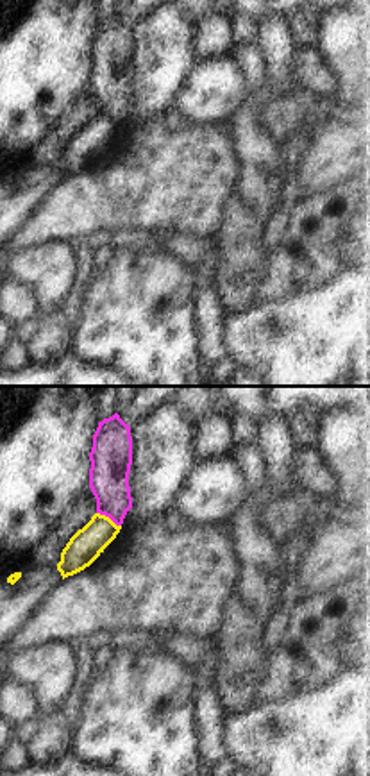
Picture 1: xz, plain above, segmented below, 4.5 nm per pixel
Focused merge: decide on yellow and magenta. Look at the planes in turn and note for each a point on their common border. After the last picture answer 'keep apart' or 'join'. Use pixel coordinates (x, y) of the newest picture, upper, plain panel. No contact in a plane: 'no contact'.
meets yellow at (108, 117)

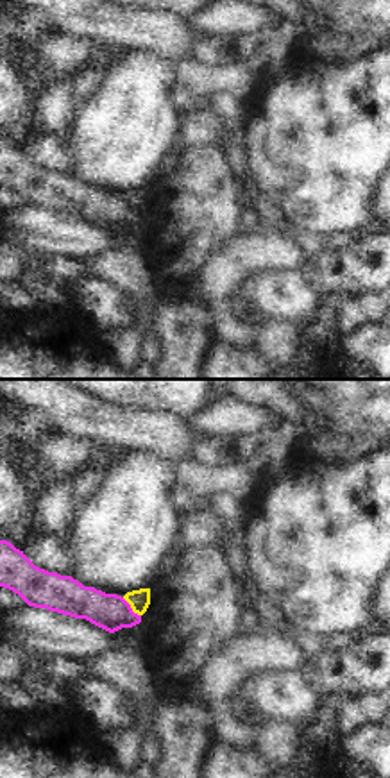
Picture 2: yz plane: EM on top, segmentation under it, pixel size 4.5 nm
meets yellow at (131, 206)

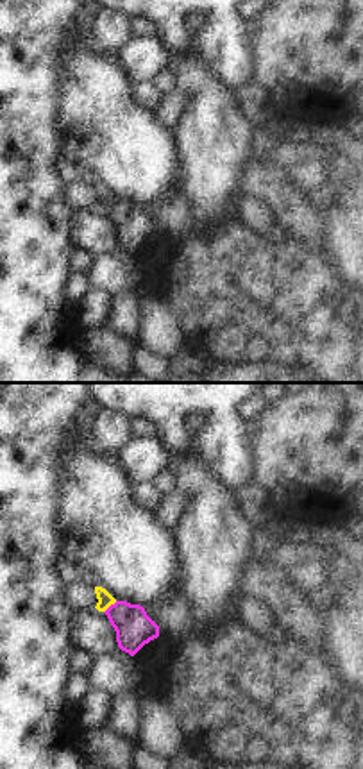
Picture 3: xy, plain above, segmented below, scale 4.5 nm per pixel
meets yellow at (109, 204)

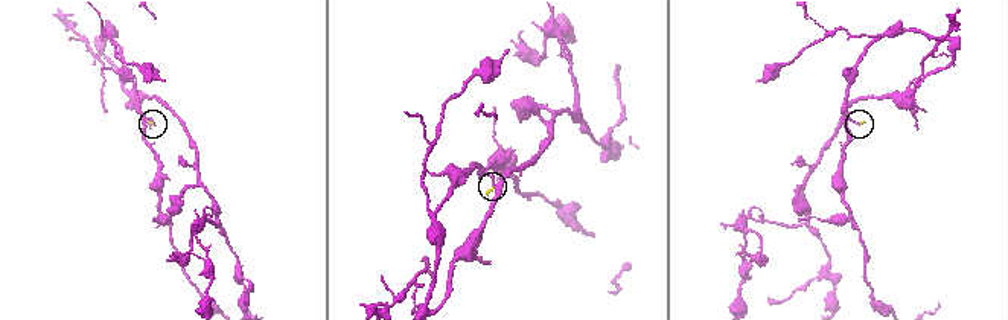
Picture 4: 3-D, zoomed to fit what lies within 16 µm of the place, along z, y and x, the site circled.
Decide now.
keep apart

